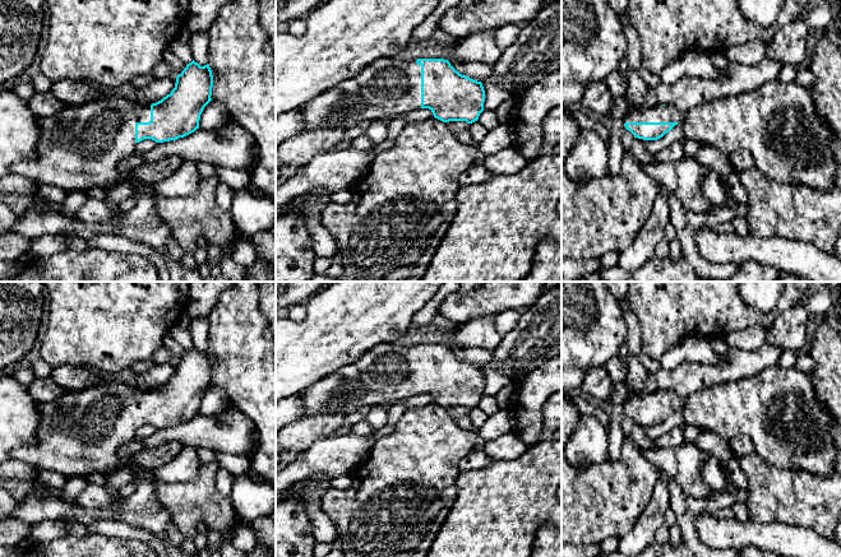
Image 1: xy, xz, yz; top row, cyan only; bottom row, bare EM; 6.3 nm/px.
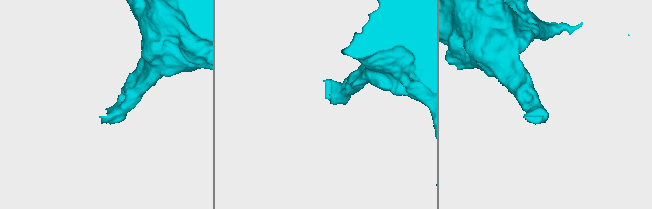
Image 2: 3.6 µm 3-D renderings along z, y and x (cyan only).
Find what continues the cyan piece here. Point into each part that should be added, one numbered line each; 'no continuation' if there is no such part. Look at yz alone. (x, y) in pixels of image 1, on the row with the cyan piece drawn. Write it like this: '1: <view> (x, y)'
1: yz (660, 114)

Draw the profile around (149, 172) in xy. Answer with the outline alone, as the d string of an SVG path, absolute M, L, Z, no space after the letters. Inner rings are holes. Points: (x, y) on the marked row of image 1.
M179 157L162 158L154 162L144 162L131 172L140 182L156 185L174 175L181 162Z

